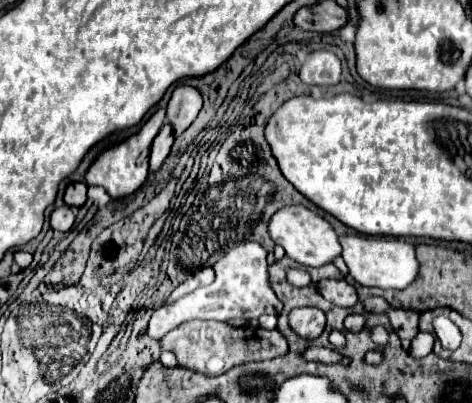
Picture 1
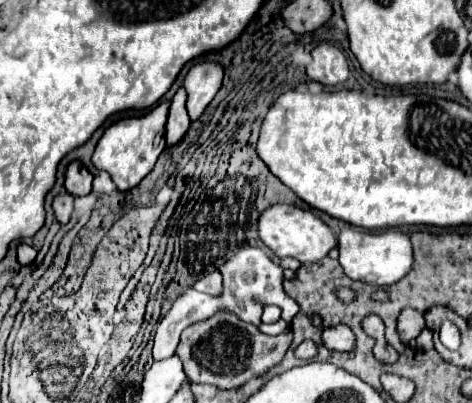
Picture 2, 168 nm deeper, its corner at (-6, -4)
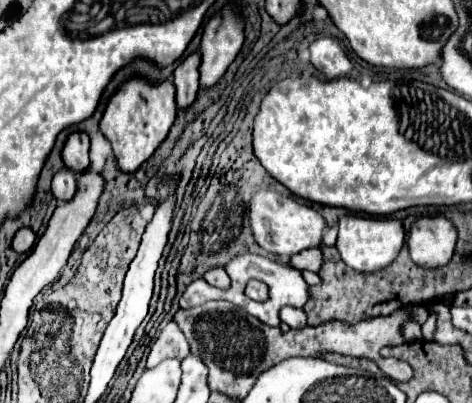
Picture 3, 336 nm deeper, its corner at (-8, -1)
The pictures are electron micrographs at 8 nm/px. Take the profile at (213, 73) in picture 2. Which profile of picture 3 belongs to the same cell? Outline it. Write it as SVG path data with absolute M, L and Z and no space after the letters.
M224 7L214 15L202 33L200 43L200 87L214 87L226 73L228 65L240 53L244 43L244 21L238 9Z

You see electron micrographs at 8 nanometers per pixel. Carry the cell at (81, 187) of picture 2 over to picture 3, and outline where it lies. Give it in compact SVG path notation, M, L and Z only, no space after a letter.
M72 133L64 145L62 159L66 169L74 173L84 173L90 165L88 161L88 149L90 149L90 139L86 133Z

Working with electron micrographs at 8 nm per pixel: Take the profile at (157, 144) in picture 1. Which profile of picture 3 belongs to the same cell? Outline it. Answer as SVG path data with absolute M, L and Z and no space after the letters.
M192 53L174 71L178 111L190 107L198 95L198 65L200 65L200 55Z

